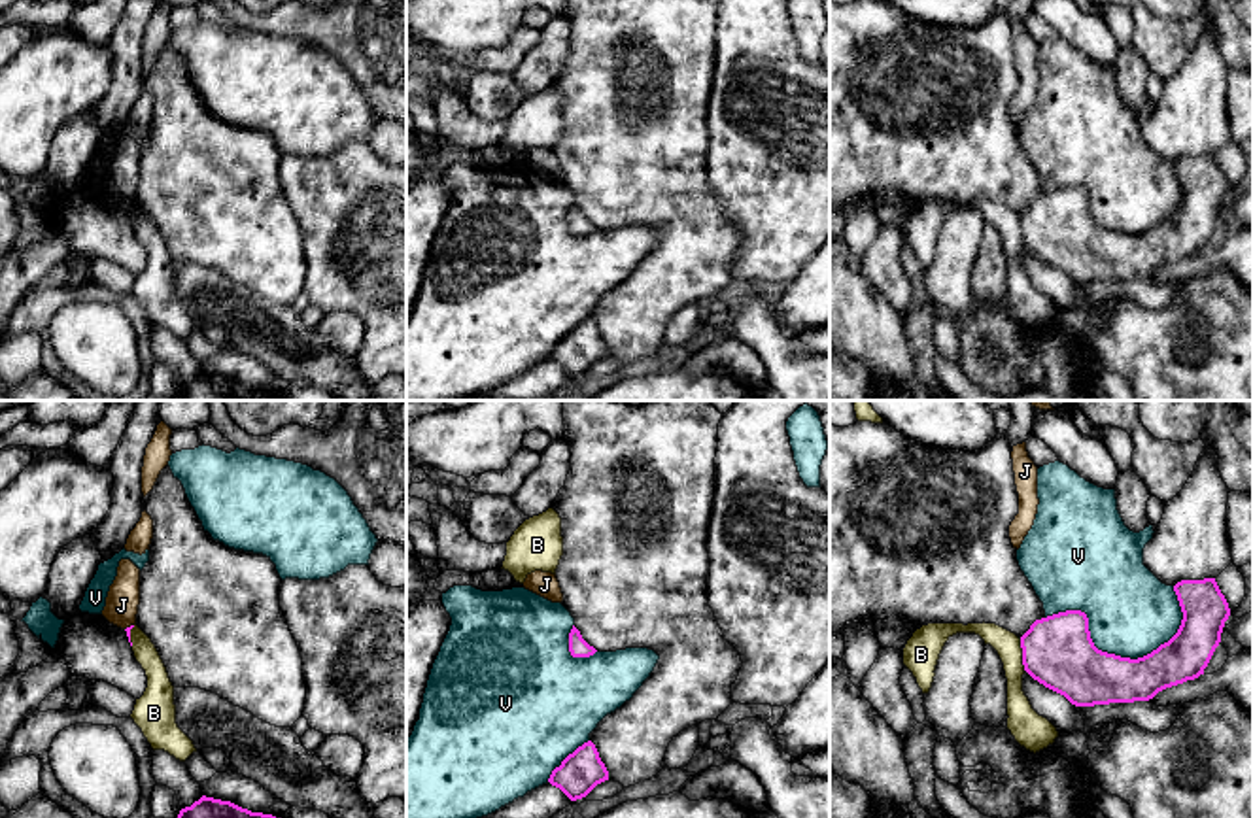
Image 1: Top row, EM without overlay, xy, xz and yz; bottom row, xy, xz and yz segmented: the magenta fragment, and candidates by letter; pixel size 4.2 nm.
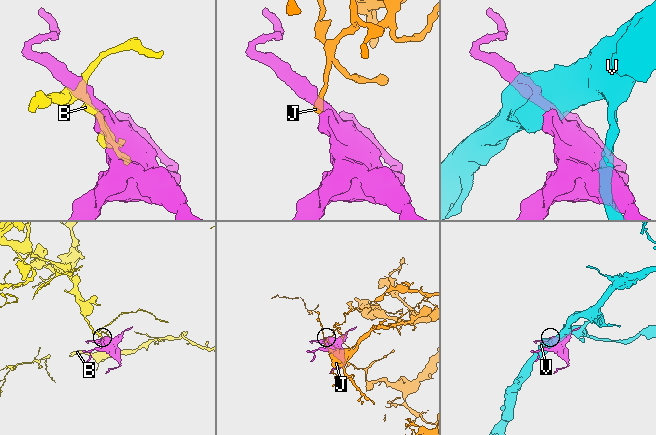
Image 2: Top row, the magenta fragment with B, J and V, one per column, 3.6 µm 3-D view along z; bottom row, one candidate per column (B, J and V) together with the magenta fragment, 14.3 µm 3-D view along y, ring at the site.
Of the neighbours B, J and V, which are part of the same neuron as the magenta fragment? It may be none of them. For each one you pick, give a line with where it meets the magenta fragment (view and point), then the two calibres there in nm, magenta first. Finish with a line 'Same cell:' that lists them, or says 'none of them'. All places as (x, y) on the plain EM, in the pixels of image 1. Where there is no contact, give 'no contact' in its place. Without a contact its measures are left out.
Same cell: none of them

